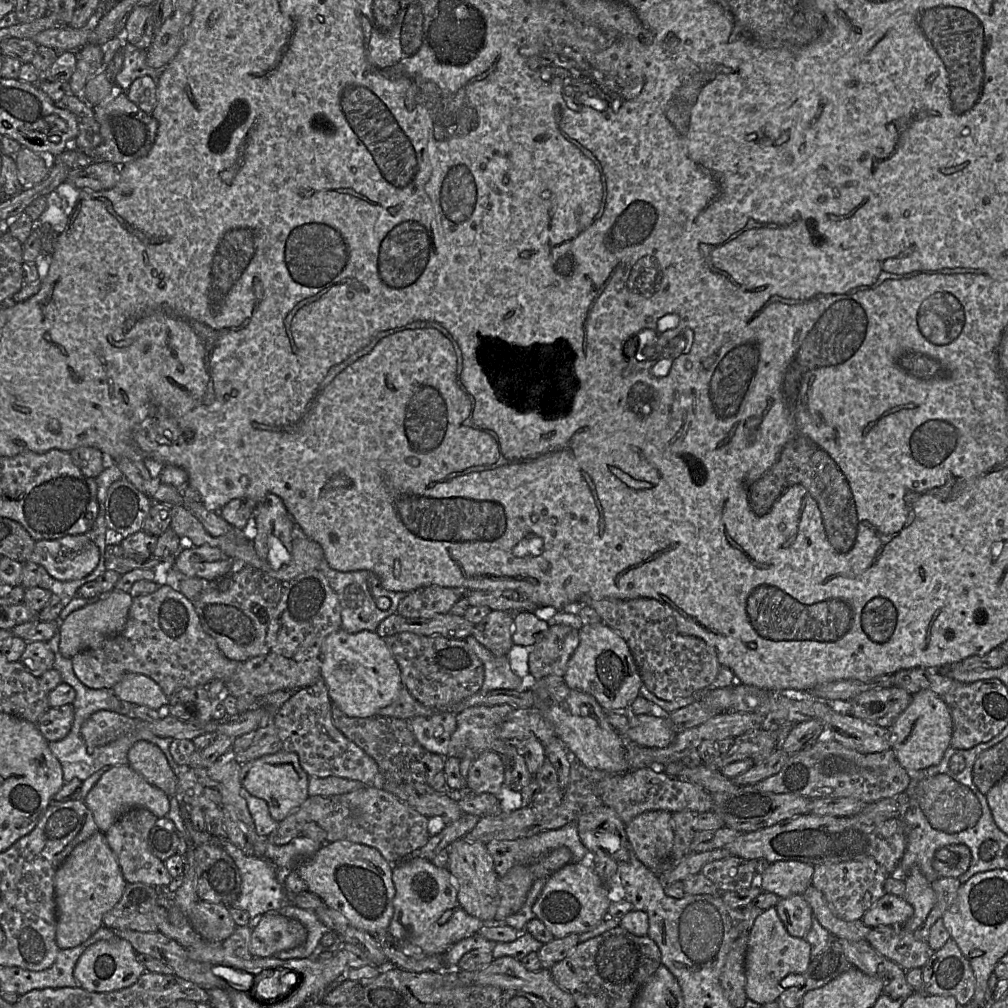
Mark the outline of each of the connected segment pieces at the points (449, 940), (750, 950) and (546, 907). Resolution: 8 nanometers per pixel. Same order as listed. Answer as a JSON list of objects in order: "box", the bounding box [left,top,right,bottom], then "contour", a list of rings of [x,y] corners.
[{"box":[387,855,484,954],"contour":[[[415,855],[391,865],[395,896],[387,932],[403,951],[444,954],[452,945],[477,933],[484,925],[460,906],[457,886],[447,867],[437,867],[426,858]]]},{"box":[745,908,811,1005],"contour":[[[768,908],[757,917],[748,934],[745,956],[745,992],[747,998],[760,1005],[777,1001],[784,991],[781,982],[788,975],[804,974],[811,962],[811,946],[804,938],[791,936],[776,908]]]},{"box":[532,858,611,938],"contour":[[[583,858],[580,862],[570,862],[551,876],[548,877],[541,893],[532,906],[535,918],[542,921],[554,938],[564,938],[565,936],[587,932],[599,925],[606,917],[611,904],[609,899],[609,888],[594,871],[591,863]]]}]

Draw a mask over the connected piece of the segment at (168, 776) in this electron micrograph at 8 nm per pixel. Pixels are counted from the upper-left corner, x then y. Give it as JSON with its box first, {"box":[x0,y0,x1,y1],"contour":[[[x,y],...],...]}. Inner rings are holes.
{"box":[128,740,177,797],"contour":[[[144,740],[136,742],[128,752],[128,762],[128,765],[149,784],[160,788],[169,797],[177,795],[177,776],[158,746]]]}

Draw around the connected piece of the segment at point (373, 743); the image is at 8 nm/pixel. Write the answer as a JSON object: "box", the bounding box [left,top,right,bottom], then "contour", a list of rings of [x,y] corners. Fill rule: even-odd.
{"box":[331,702,446,784],"contour":[[[332,702],[331,717],[335,727],[377,763],[379,772],[389,782],[429,784],[438,772],[443,771],[446,757],[425,750],[415,738],[408,720],[387,716],[373,716],[368,718],[349,717]]]}

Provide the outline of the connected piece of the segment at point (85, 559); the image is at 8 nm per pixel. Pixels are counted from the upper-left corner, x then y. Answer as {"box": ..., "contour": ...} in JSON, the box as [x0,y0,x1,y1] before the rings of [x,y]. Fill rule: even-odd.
{"box":[30,535,100,581],"contour":[[[88,535],[36,541],[30,562],[43,566],[60,581],[79,580],[97,567],[100,551]]]}

